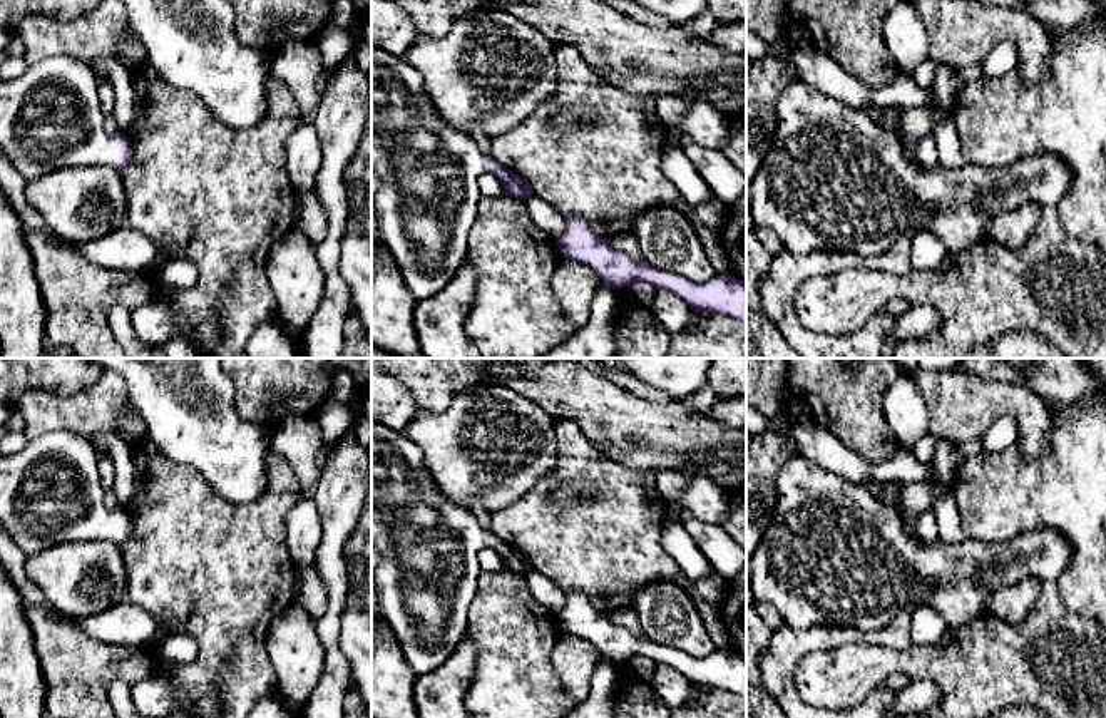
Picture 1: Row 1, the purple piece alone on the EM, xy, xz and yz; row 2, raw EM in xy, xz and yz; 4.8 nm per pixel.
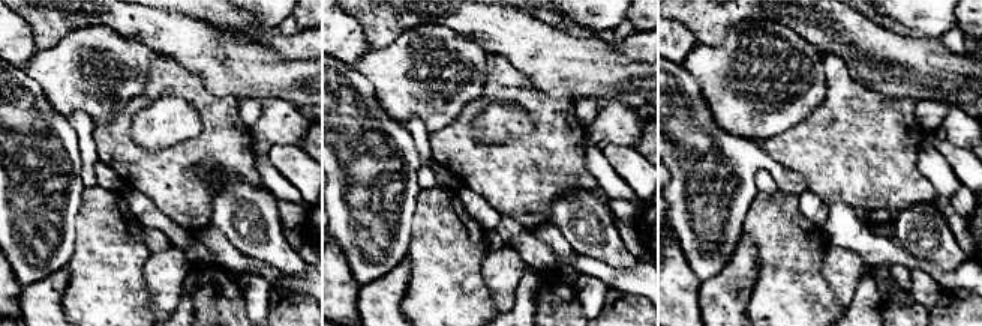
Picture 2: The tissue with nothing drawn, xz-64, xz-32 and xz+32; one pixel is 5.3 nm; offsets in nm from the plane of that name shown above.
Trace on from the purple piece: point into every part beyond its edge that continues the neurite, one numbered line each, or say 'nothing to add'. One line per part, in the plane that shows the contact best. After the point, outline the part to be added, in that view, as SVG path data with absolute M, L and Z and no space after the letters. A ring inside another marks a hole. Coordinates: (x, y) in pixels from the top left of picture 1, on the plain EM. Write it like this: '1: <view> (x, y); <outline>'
1: xy (51, 492); M47 432L27 440L20 452L0 457L0 524L27 557L65 542L114 541L120 524L117 515L104 505L102 494L95 449L89 437L75 432Z

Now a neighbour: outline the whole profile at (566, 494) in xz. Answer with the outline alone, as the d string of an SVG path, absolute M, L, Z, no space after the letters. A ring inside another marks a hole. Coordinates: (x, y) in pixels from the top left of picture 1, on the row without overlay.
M571 484L554 489L550 497L557 505L581 505L587 502L587 499L581 495Z

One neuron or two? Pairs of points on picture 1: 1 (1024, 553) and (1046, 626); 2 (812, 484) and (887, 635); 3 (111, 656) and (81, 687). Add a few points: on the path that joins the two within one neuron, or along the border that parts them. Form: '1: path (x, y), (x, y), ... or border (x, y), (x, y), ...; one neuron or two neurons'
1: border (1054, 579), (1043, 583); two neurons
2: border (912, 606), (907, 606), (879, 630), (845, 628); two neurons
3: path (104, 663), (87, 680); one neuron

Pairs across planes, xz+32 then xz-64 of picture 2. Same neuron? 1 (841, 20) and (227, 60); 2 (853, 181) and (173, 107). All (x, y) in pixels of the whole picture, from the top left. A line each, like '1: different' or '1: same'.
1: same
2: different

